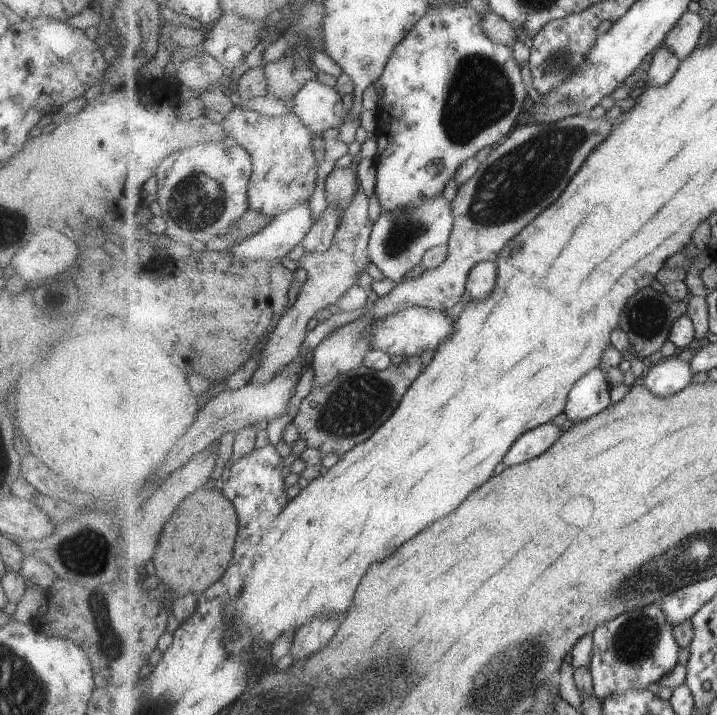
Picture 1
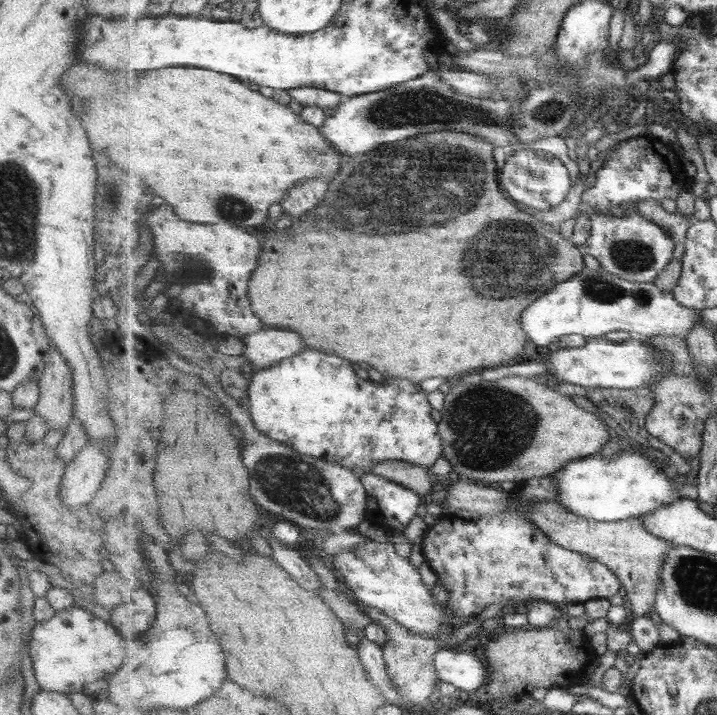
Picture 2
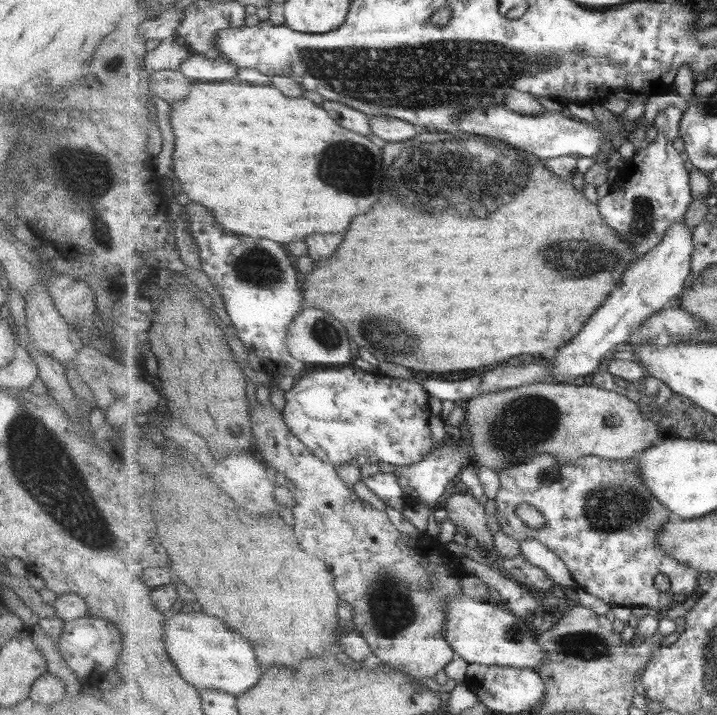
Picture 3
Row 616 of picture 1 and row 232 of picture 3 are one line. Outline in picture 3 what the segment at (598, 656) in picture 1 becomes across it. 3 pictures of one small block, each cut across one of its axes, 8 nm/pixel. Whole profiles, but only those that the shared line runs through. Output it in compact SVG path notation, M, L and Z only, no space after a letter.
M673 105L666 106L657 113L653 120L654 128L657 130L656 138L643 152L634 154L625 161L620 169L619 178L611 185L609 193L599 202L599 212L603 220L628 244L632 244L637 256L645 256L650 250L659 246L668 230L680 220L684 220L688 214L690 204L694 201L692 195L692 184L690 183L690 170L685 168L685 161L679 152L673 152L673 142L680 136L680 124L684 117L683 110Z

